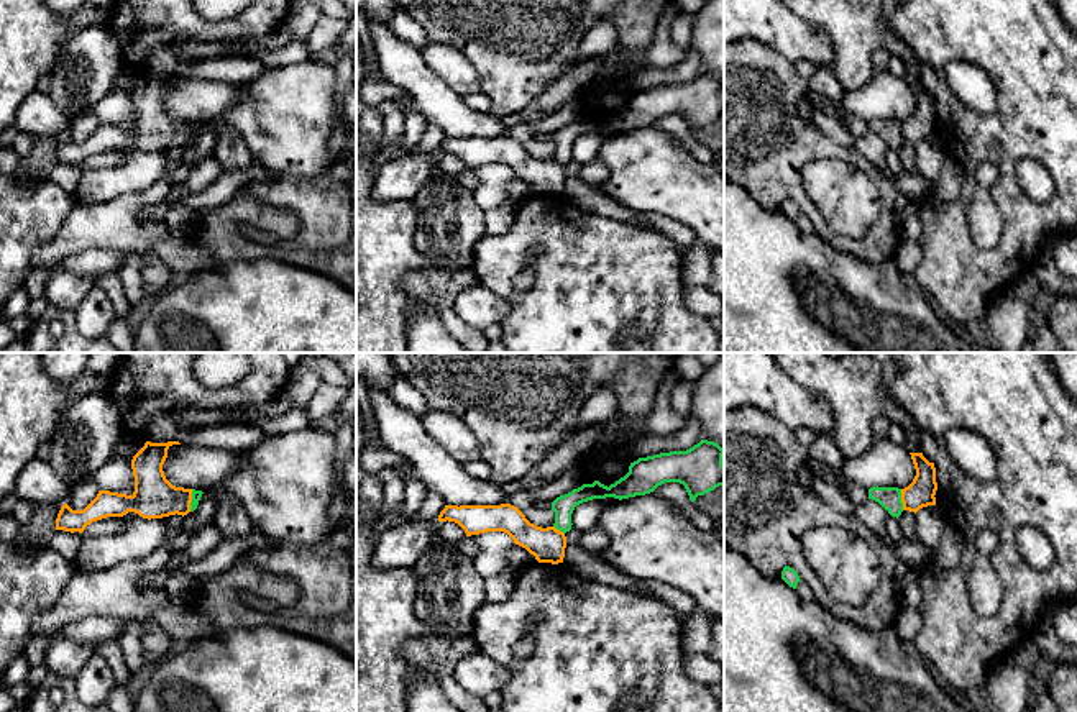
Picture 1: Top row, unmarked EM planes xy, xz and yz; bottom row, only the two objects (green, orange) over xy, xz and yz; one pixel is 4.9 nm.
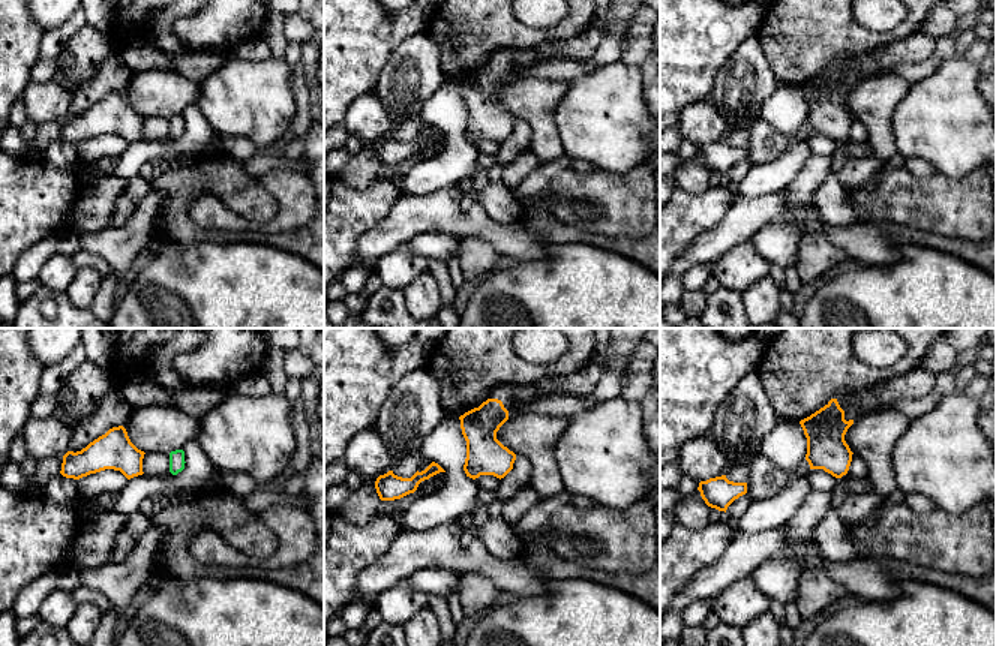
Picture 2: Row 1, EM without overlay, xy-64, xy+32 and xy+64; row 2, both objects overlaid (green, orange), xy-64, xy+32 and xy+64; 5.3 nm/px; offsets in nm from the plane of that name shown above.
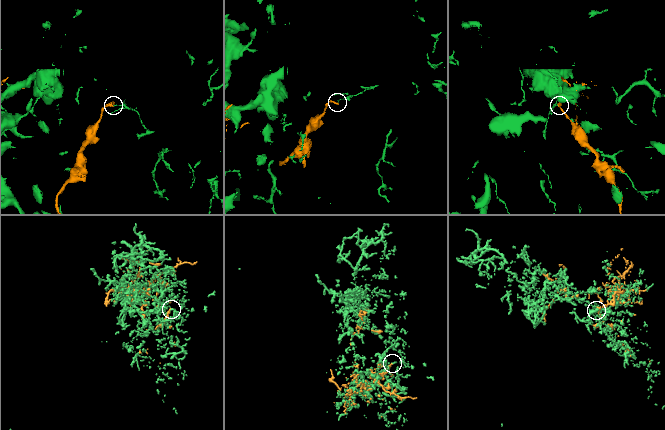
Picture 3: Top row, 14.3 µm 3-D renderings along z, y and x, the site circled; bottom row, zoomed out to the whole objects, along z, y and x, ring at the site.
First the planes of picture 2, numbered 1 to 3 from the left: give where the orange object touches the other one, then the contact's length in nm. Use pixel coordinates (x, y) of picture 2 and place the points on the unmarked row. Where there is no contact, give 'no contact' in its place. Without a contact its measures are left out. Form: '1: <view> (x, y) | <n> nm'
1: no contact
2: no contact
3: no contact

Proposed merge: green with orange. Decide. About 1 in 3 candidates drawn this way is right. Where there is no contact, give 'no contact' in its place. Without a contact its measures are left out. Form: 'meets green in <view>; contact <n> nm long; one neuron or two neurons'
meets green in xy; contact 110 nm long; two neurons

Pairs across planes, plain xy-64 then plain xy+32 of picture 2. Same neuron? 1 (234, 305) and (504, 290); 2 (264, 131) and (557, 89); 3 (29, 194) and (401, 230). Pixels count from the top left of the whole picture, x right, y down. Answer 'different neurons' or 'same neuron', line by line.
1: same neuron
2: different neurons
3: different neurons

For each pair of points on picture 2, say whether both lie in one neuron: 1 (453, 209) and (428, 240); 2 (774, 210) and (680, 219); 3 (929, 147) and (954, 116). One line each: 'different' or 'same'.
1: different
2: different
3: same

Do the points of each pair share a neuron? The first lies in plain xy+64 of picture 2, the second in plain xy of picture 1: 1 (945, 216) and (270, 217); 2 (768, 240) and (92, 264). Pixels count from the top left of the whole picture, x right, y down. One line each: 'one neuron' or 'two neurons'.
1: two neurons
2: one neuron

